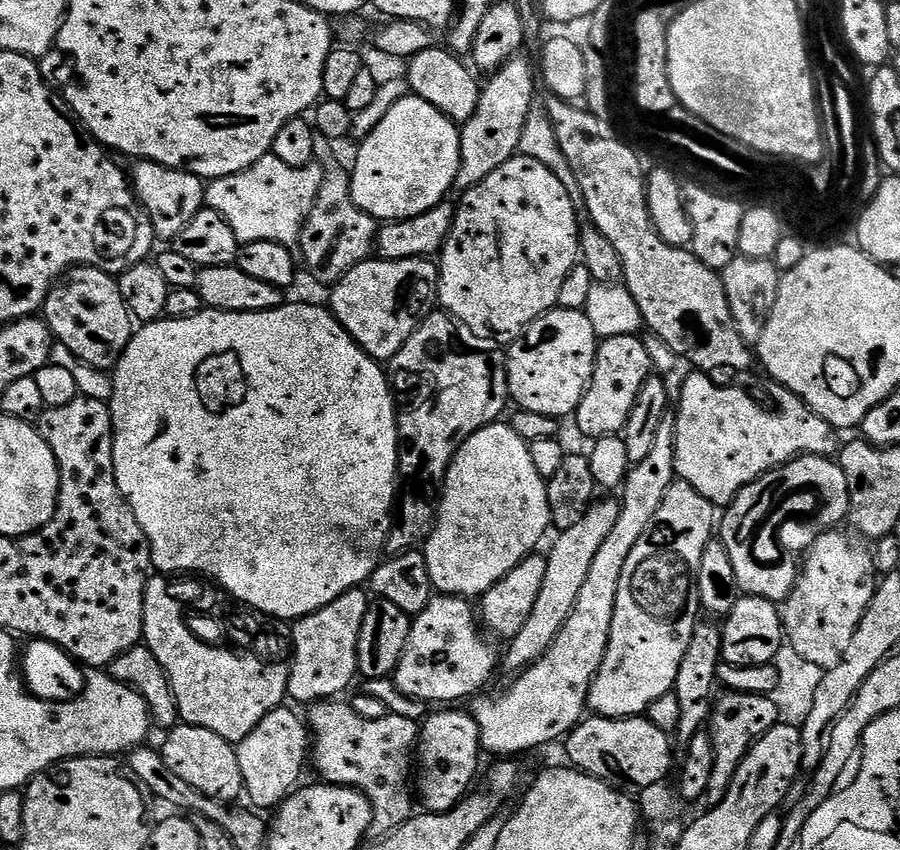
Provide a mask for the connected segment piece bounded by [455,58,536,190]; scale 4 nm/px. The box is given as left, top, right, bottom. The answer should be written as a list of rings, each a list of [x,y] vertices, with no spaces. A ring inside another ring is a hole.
[[[521,58],[507,60],[503,66],[487,77],[480,89],[478,110],[460,128],[460,165],[455,187],[467,190],[481,184],[486,177],[494,174],[502,162],[517,155],[520,150],[522,128],[534,106],[536,84],[532,81],[534,68]]]

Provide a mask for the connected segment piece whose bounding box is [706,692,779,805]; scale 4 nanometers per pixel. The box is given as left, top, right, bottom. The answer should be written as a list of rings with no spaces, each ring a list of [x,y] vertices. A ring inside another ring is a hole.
[[[728,692],[715,701],[710,717],[710,735],[714,746],[714,774],[710,774],[710,786],[706,797],[709,805],[722,802],[726,790],[746,754],[752,749],[756,739],[766,734],[777,724],[778,710],[775,709],[771,696],[755,696],[745,692]]]

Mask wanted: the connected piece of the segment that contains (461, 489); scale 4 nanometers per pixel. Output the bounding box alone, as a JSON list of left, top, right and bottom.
[422,422,552,598]

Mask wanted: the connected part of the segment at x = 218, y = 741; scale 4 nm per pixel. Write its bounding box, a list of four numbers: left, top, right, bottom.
[162,723,244,802]

